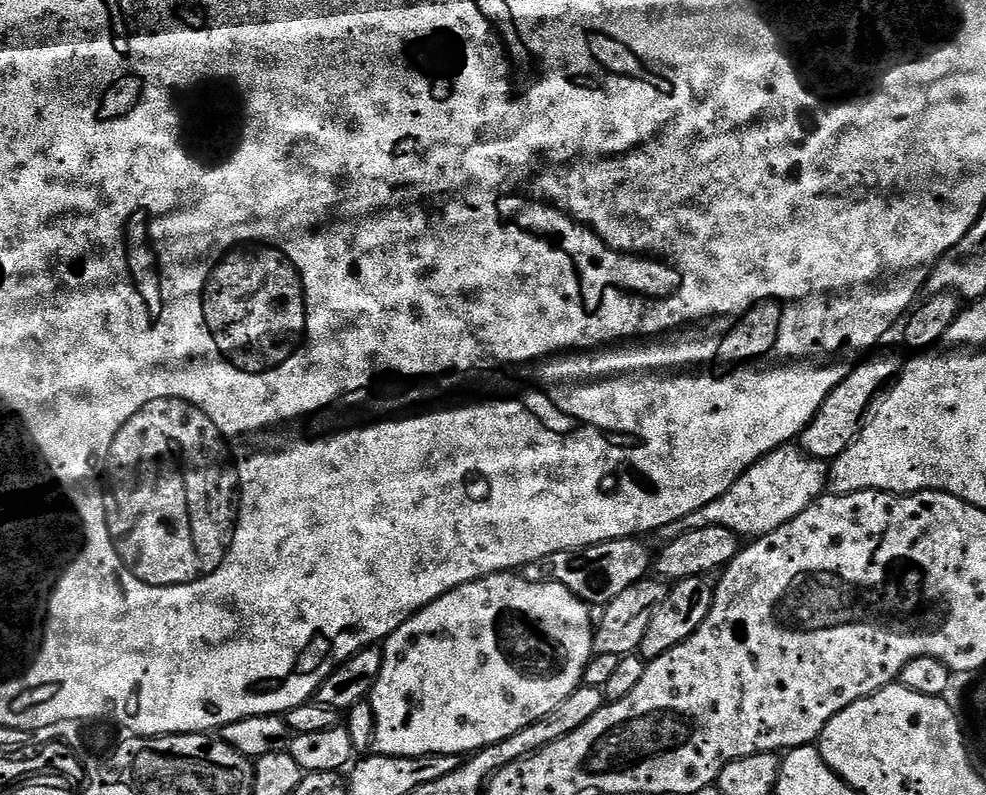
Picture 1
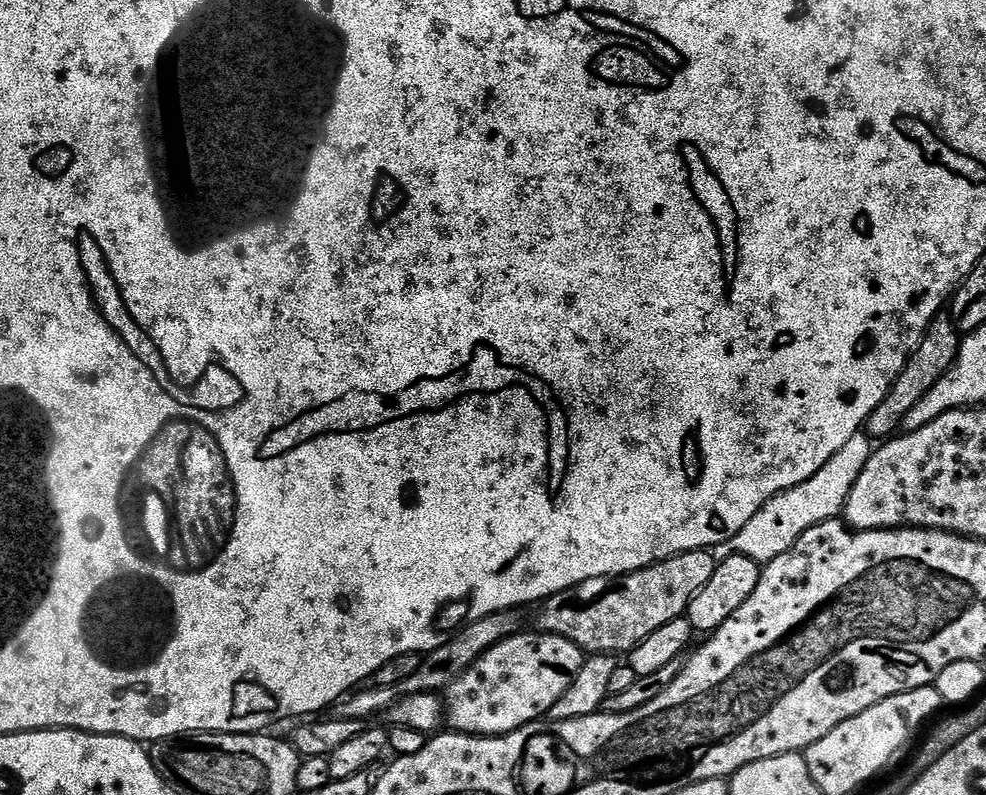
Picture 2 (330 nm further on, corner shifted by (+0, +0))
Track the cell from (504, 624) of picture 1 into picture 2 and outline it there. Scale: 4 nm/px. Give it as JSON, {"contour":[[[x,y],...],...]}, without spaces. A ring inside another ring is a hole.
{"contour":[[[521,631],[486,650],[443,693],[446,724],[451,731],[464,732],[467,736],[505,736],[547,717],[554,702],[566,694],[570,682],[582,670],[585,653],[561,636],[528,631]]]}

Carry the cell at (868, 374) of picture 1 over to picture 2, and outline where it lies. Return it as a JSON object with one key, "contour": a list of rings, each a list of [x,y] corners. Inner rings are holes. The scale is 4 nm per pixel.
{"contour":[[[941,314],[933,320],[922,338],[922,342],[906,362],[903,374],[893,382],[886,398],[882,398],[882,402],[878,402],[874,414],[870,414],[866,432],[873,441],[883,442],[897,435],[903,429],[906,414],[910,414],[910,410],[914,410],[914,406],[918,406],[918,402],[922,402],[922,398],[926,398],[926,394],[930,394],[930,390],[934,390],[937,382],[954,366],[954,362],[958,358],[961,339],[962,333],[956,327],[956,321],[952,319],[951,315]]]}

